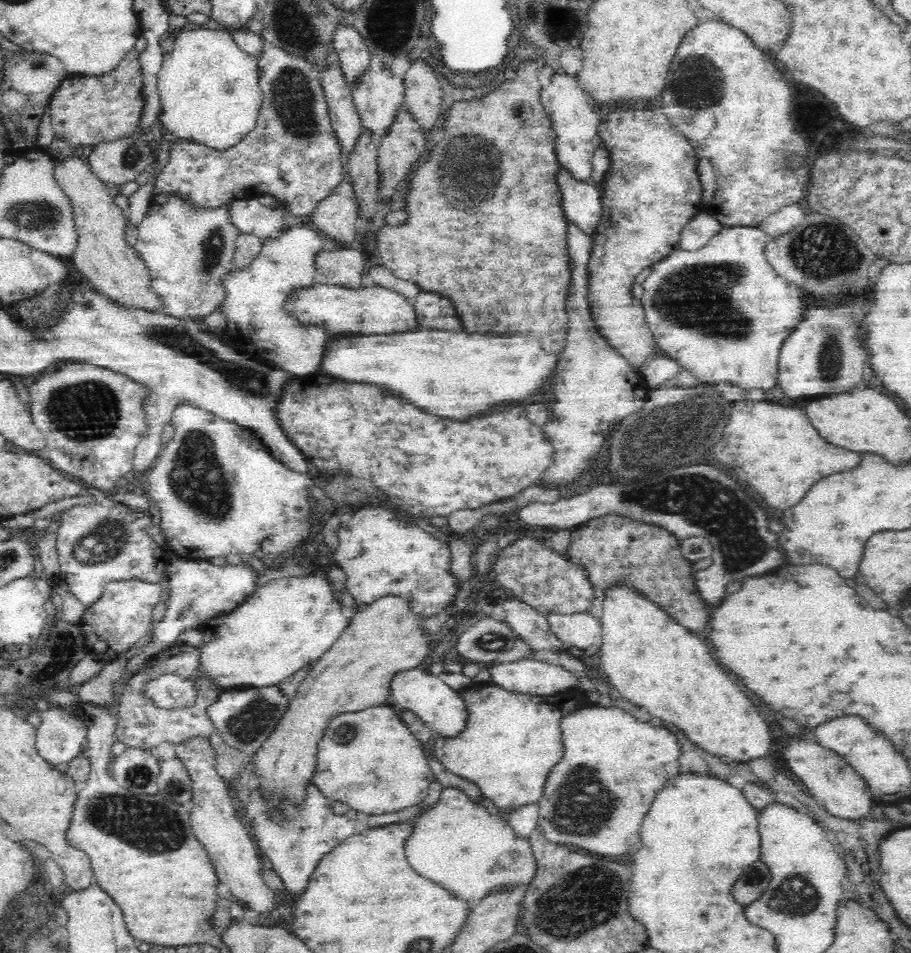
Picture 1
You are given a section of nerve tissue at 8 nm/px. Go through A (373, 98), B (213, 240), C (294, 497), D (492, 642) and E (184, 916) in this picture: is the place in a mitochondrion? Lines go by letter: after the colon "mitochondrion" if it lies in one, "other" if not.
A: other
B: mitochondrion
C: other
D: mitochondrion
E: other

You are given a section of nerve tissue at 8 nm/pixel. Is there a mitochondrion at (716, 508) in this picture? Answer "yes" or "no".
yes

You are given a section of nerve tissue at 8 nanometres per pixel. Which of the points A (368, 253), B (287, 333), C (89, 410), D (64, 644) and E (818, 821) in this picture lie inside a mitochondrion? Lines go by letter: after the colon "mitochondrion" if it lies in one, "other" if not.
A: other
B: other
C: mitochondrion
D: mitochondrion
E: other

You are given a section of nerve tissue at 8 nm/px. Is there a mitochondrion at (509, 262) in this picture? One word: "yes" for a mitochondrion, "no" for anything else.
no

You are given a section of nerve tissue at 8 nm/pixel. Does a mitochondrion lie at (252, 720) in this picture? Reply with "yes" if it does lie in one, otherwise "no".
yes

